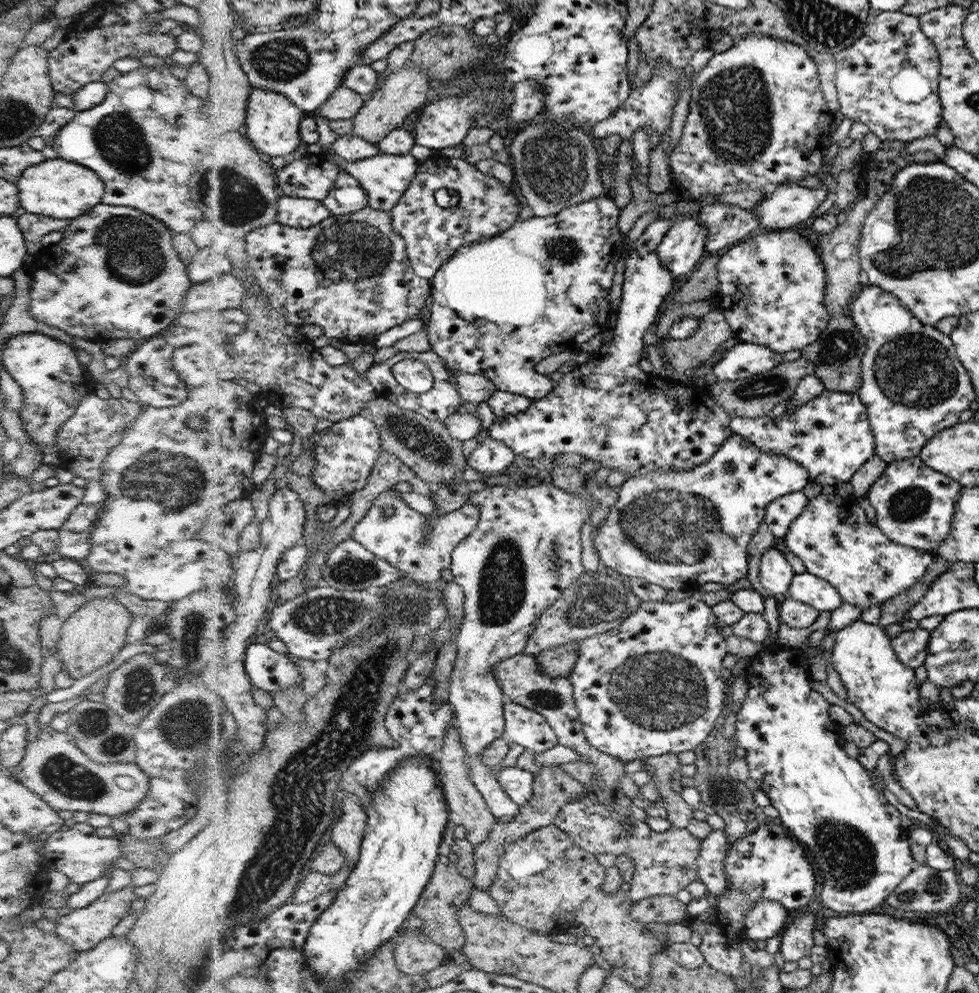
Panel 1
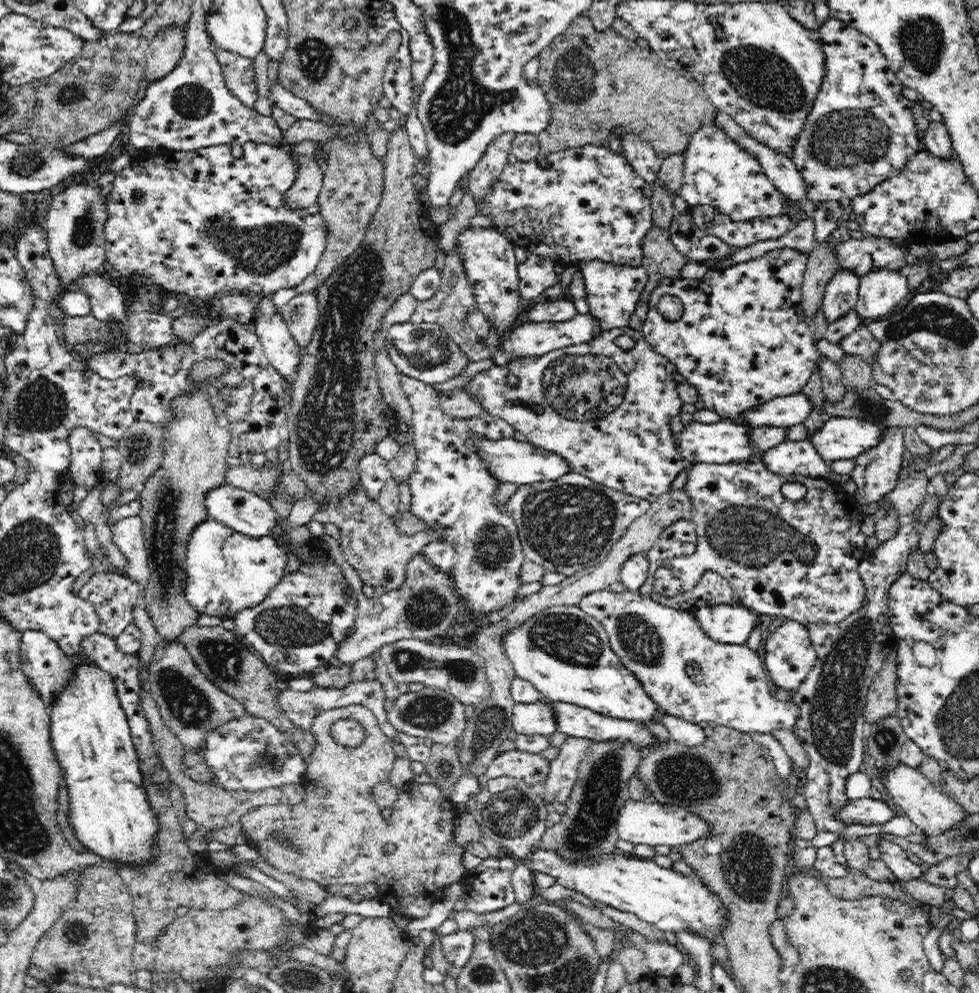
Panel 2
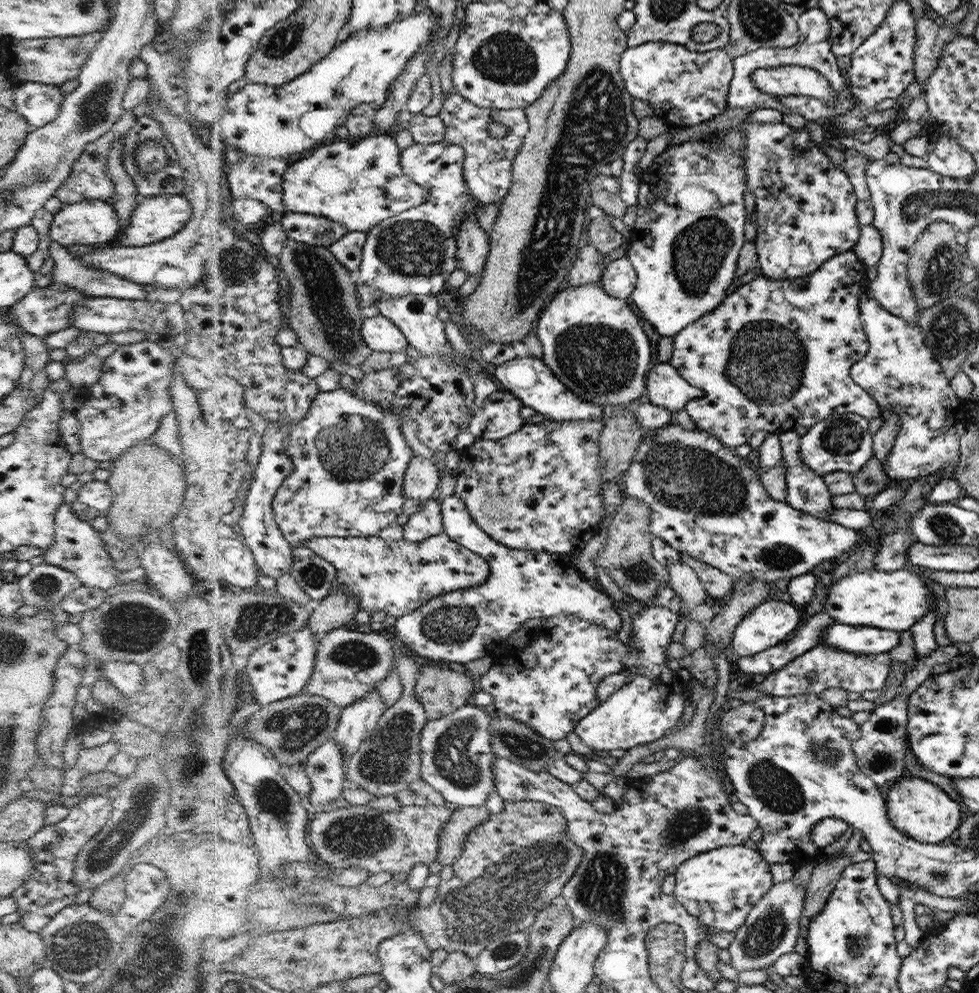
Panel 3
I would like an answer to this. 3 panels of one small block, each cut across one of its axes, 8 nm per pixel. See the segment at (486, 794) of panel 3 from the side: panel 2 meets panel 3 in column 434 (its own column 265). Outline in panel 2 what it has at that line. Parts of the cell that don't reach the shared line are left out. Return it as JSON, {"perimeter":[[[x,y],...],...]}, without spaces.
{"perimeter":[[[251,714],[240,722],[224,724],[220,730],[209,734],[201,752],[214,769],[216,780],[212,784],[230,791],[258,791],[287,783],[301,783],[305,779],[307,761],[297,742],[268,720]]]}

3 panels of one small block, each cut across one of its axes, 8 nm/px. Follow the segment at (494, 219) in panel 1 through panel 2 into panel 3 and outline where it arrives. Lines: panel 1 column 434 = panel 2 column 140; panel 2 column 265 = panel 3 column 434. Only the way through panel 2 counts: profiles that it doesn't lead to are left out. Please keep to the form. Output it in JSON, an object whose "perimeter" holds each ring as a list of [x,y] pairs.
{"perimeter":[[[448,140],[436,144],[416,143],[402,151],[402,165],[405,174],[414,182],[421,184],[430,195],[429,201],[416,209],[408,210],[399,216],[390,218],[369,232],[365,247],[364,262],[358,272],[358,289],[360,289],[363,307],[374,306],[382,298],[403,298],[410,294],[444,296],[448,293],[447,281],[458,270],[459,227],[462,218],[469,211],[480,213],[483,209],[470,197],[465,175],[465,150],[458,143]]]}

